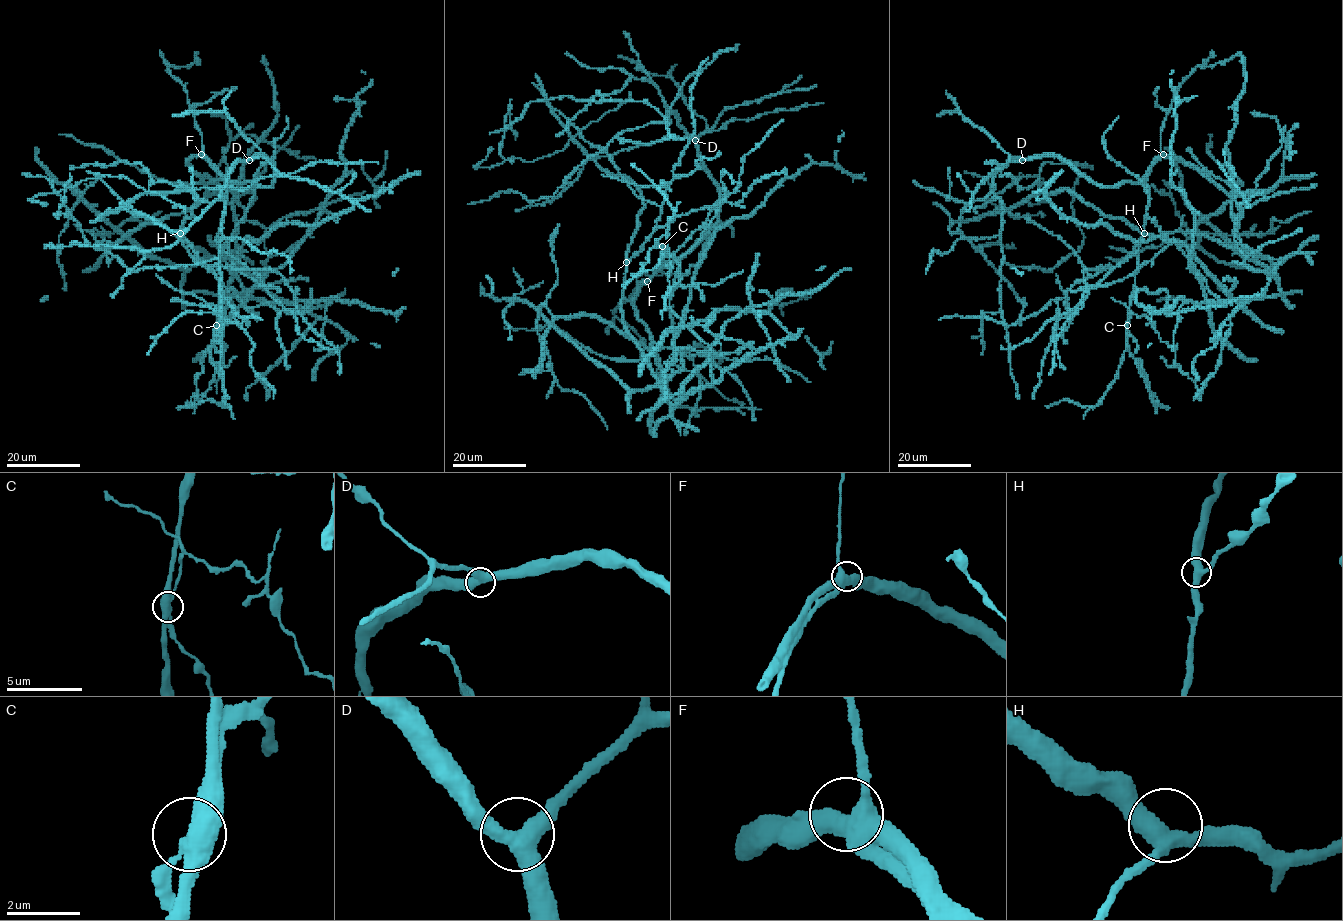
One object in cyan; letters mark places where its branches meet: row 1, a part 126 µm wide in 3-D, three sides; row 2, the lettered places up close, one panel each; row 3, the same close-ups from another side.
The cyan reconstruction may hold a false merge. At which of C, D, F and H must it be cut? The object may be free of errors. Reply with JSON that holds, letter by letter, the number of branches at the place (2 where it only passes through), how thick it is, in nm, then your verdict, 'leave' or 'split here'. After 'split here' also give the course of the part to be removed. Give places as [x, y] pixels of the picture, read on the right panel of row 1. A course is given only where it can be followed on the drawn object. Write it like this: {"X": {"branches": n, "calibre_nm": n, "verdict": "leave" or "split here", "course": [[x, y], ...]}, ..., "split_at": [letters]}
{"C": {"branches": 3, "calibre_nm": 460, "verdict": "split here", "course": [[1127, 326], [1132, 313], [1150, 319], [1160, 339], [1176, 348], [1176, 364], [1193, 380], [1200, 392]]}, "D": {"branches": 3, "calibre_nm": 440, "verdict": "leave"}, "F": {"branches": 3, "calibre_nm": 440, "verdict": "leave"}, "H": {"branches": 3, "calibre_nm": 400, "verdict": "leave"}, "split_at": ["C"]}

